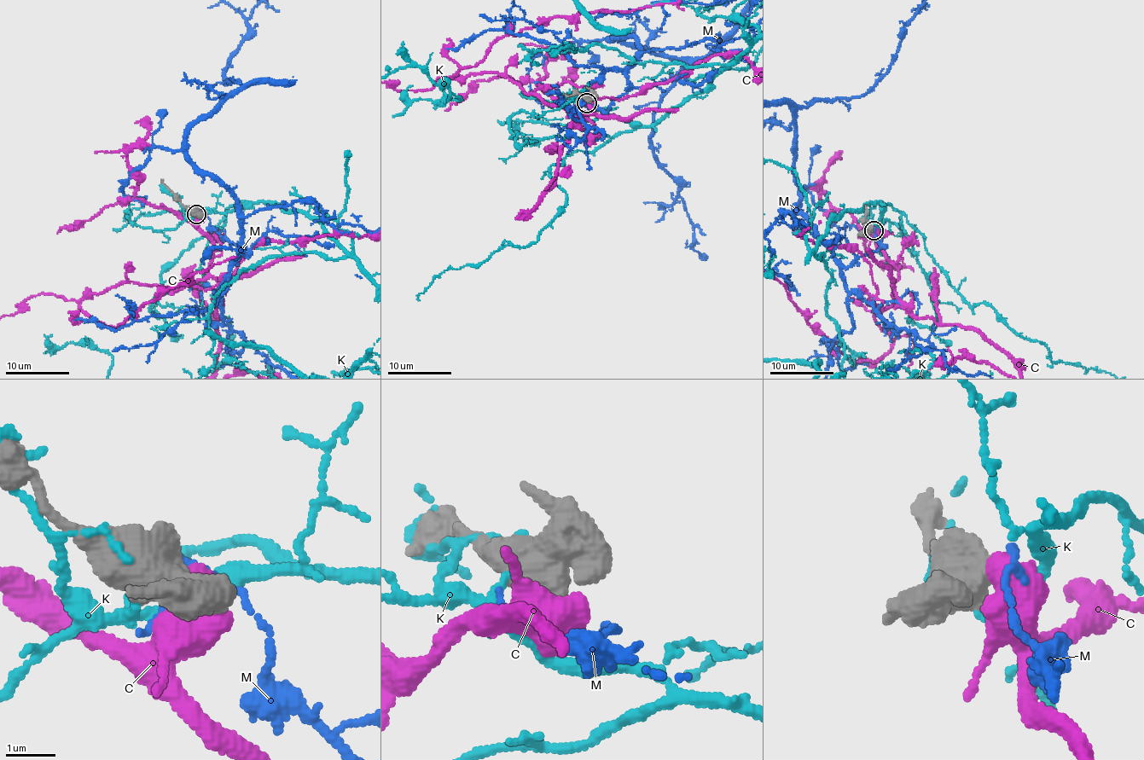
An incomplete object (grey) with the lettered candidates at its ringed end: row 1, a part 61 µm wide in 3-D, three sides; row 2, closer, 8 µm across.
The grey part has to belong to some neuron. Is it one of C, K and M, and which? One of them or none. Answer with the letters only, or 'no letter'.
no letter

